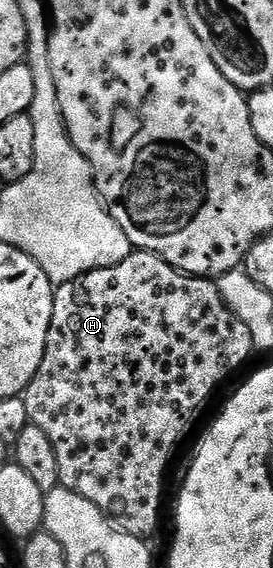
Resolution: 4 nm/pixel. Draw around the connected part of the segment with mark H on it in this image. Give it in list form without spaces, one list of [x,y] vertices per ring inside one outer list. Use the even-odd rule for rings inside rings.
[[[134,251],[127,255],[127,259],[123,259],[123,263],[115,263],[111,267],[84,273],[56,286],[53,291],[53,314],[47,335],[47,347],[43,351],[43,363],[39,363],[39,371],[35,371],[23,396],[27,403],[29,424],[43,427],[43,431],[47,431],[47,439],[51,439],[55,447],[55,459],[59,459],[60,488],[75,491],[83,495],[83,499],[95,503],[99,511],[103,511],[110,521],[116,523],[126,533],[149,539],[161,521],[165,476],[169,473],[169,464],[172,463],[177,448],[184,443],[185,436],[192,431],[193,424],[200,419],[205,404],[213,397],[213,392],[249,356],[254,356],[254,353],[251,331],[247,328],[247,323],[243,323],[243,319],[239,319],[239,315],[235,315],[231,307],[227,307],[216,280],[208,277],[193,277],[190,273],[171,267],[171,263],[167,263],[157,253]]]

